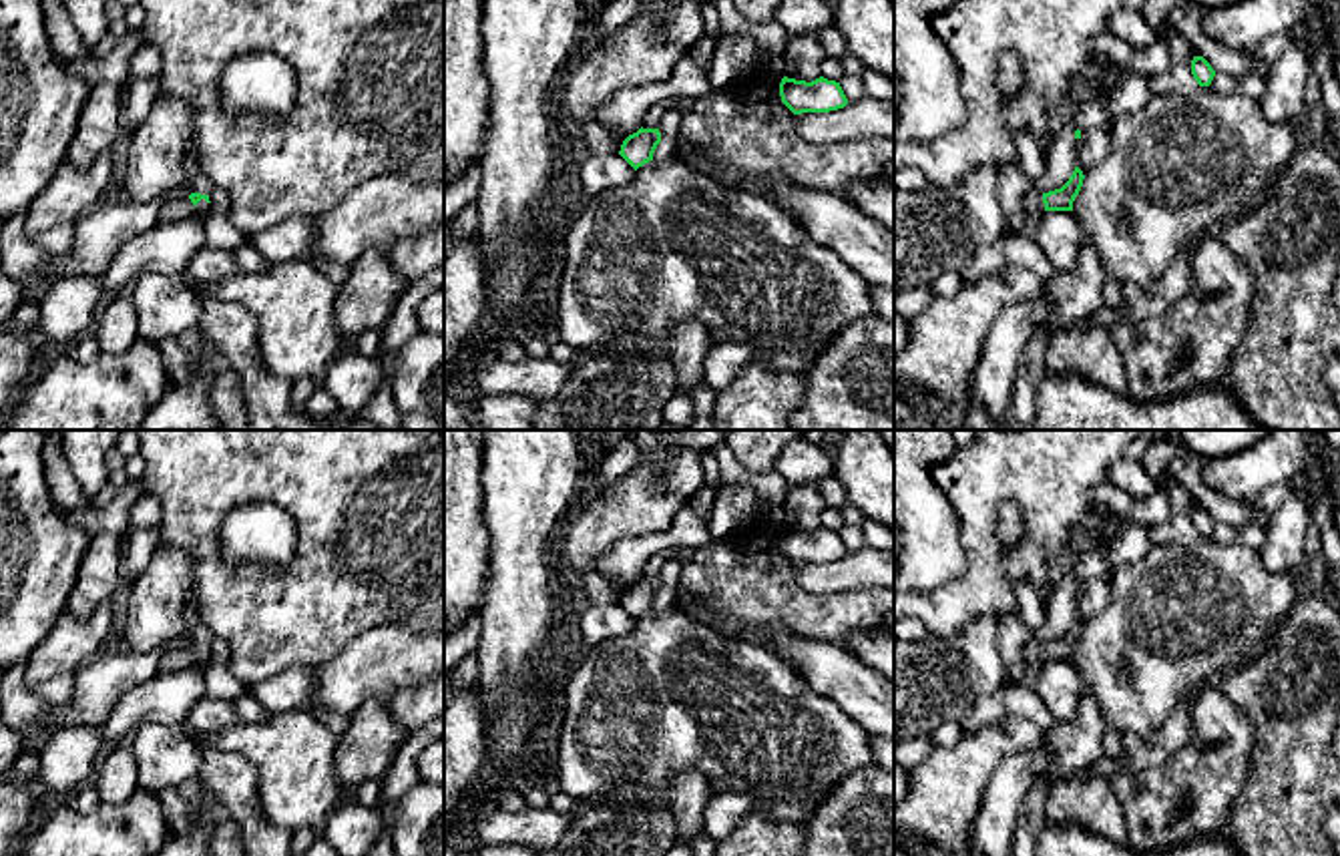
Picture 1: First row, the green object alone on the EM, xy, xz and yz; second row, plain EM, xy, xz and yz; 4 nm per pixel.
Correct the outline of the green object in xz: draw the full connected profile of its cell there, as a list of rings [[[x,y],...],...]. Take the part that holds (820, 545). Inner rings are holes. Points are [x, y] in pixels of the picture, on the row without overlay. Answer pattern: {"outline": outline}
{"outline": [[[784,526],[779,532],[779,547],[794,565],[830,563],[848,555],[840,532],[824,526],[812,532]]]}

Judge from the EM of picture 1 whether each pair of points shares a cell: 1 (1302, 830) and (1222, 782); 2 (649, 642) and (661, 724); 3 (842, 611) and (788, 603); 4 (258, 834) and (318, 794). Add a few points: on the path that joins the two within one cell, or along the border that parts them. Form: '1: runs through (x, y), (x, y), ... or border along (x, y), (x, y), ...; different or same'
1: border along (1254, 748), (1250, 772), (1232, 802), (1226, 824); different
2: runs through (661, 662), (661, 704); same
3: runs through (828, 611), (802, 611); same
4: border along (258, 778), (258, 802), (264, 816), (292, 834); different

